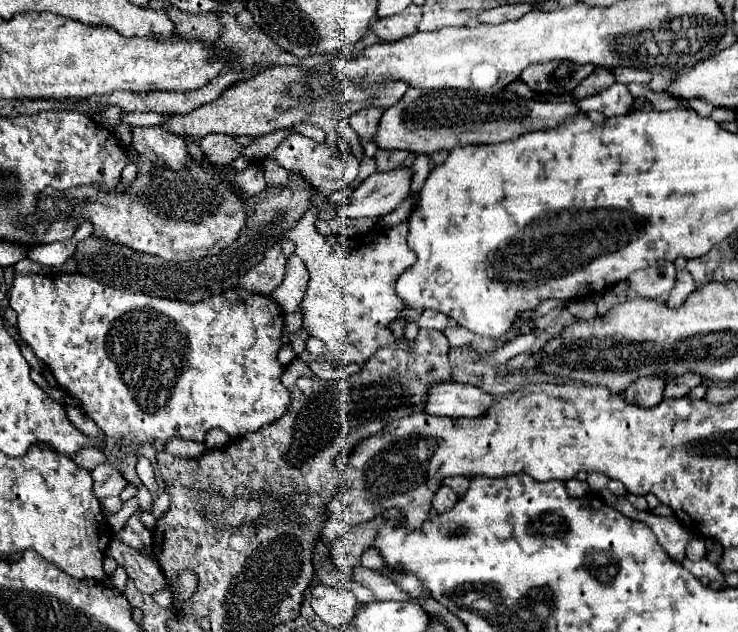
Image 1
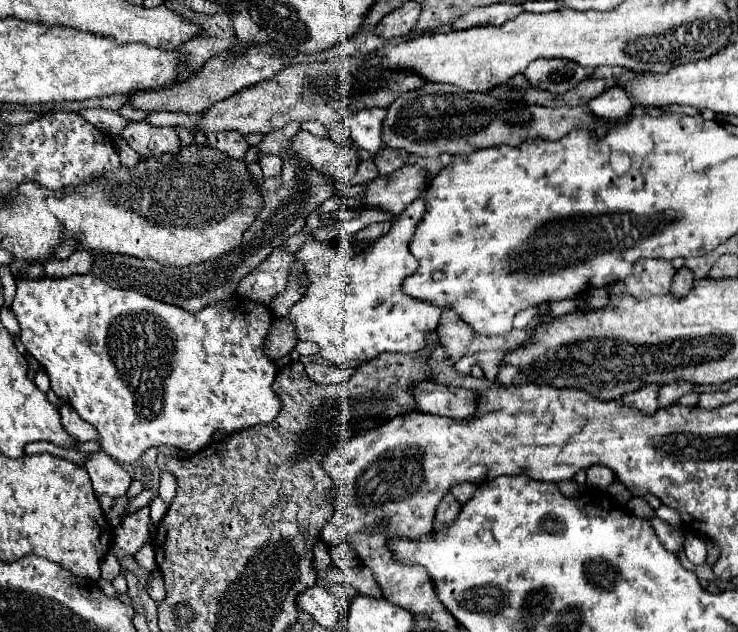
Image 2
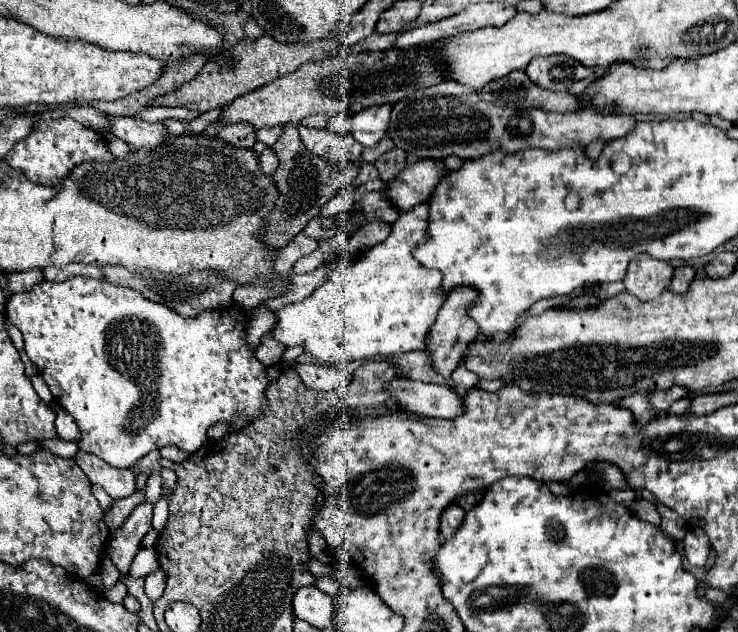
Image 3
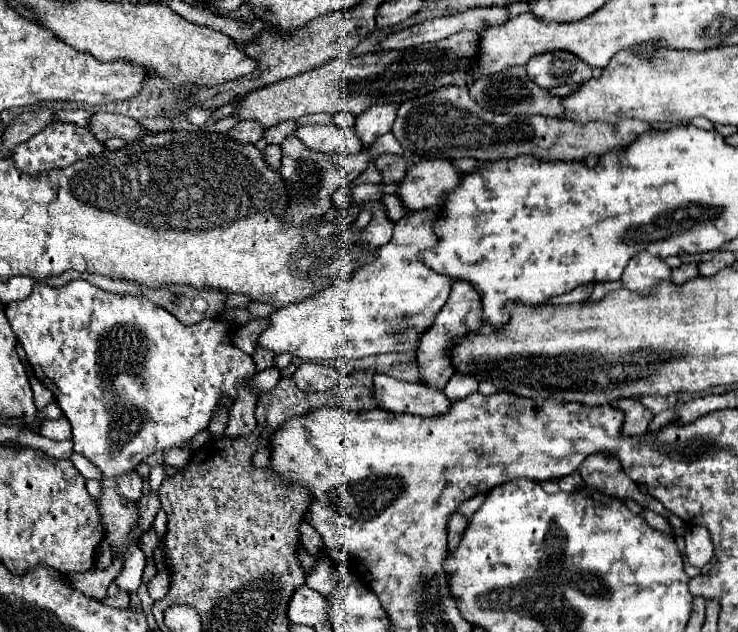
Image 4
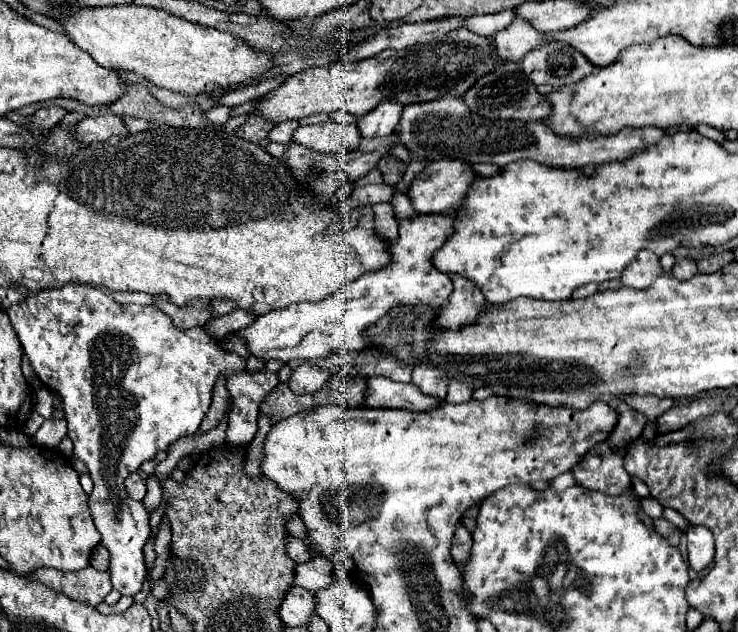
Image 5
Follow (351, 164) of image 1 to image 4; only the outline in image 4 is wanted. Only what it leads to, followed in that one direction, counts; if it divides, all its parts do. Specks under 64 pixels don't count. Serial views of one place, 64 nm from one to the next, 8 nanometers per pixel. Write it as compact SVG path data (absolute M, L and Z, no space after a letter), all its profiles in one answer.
M336 124L298 126L298 140L302 140L314 152L350 156L362 150L362 144L354 130L346 130Z

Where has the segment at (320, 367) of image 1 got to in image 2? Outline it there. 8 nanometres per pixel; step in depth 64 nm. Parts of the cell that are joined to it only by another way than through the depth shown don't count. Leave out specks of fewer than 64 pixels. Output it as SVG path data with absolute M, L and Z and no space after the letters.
M318 362L306 364L304 370L312 382L324 384L324 386L342 384L354 374L354 366L326 366L326 364L318 364Z

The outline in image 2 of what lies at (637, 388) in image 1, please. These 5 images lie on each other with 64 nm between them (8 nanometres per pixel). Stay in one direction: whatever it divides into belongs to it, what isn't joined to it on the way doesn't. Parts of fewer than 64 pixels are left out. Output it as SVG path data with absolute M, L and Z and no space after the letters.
M640 388L640 392L630 392L628 396L624 396L622 404L626 404L630 408L636 408L636 410L652 416L658 410L656 394L658 394L658 388Z

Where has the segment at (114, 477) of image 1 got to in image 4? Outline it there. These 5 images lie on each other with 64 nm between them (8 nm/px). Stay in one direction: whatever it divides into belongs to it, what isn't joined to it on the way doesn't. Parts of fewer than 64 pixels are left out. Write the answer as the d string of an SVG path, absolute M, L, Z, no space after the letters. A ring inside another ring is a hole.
M72 454L72 456L70 456L70 462L74 464L74 468L76 468L76 470L78 470L78 472L80 472L84 478L100 480L100 470L96 470L92 462L84 460L84 456L76 456L76 454ZM132 470L124 476L118 476L118 492L128 500L138 502L142 498L142 478L140 478L140 474L136 470Z

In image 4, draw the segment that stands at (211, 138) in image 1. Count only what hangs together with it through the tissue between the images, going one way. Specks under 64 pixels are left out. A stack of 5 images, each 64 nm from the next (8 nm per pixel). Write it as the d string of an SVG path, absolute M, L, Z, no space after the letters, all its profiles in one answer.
M242 120L238 122L232 130L230 130L230 136L236 138L236 140L242 140L242 142L248 142L248 144L254 144L258 140L264 138L264 126L258 124L256 120Z

